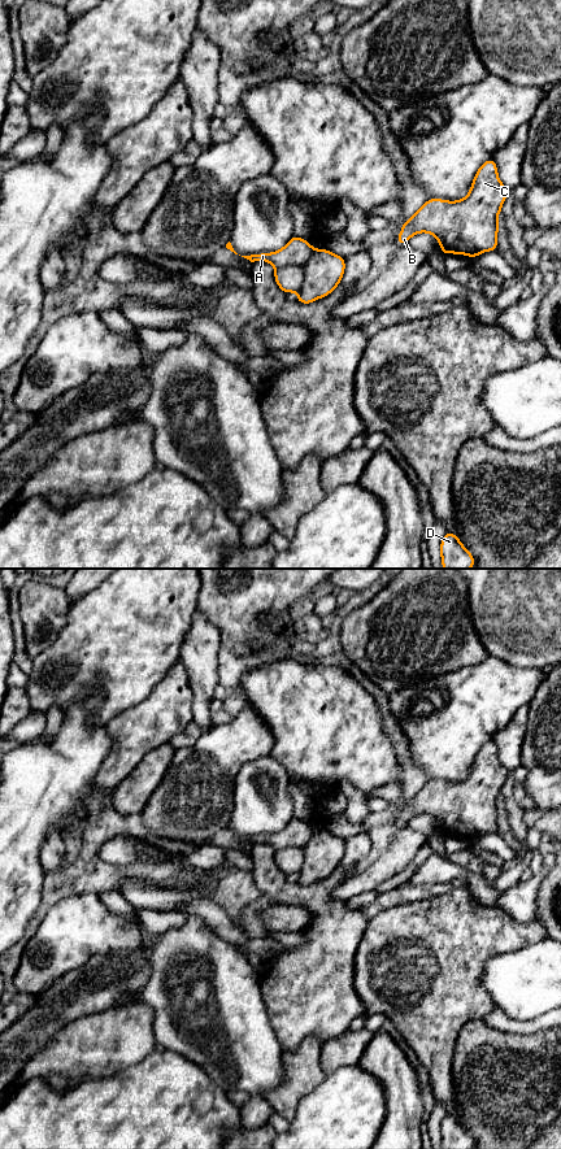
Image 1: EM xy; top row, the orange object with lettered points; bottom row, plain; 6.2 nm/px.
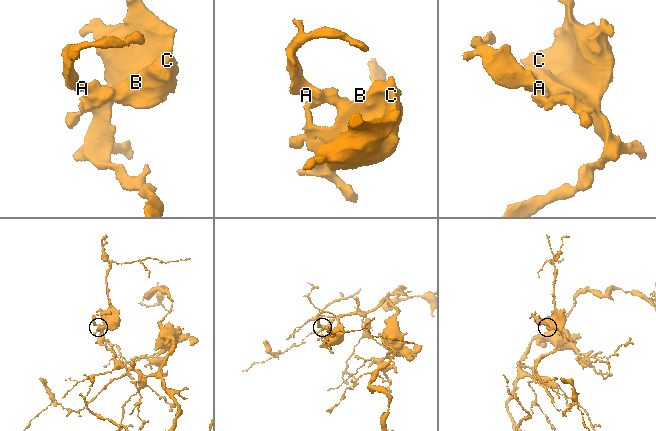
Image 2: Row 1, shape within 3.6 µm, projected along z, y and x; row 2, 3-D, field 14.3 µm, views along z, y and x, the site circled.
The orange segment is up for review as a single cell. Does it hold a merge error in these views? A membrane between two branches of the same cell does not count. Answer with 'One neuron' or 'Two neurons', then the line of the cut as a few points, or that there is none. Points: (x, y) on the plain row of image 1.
Two neurons. Split along xy (314, 831), (311, 839), (301, 847), (275, 849)

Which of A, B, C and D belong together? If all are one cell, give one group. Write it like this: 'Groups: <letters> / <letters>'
Groups: A / B C D

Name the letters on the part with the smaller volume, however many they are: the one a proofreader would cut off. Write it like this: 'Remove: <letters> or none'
Remove: A

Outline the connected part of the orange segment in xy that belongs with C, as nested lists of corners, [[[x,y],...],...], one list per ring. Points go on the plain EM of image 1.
[[[493,740],[487,741],[475,754],[469,776],[457,783],[429,780],[414,797],[403,805],[396,824],[406,826],[418,814],[427,814],[436,819],[443,837],[448,835],[465,836],[473,841],[488,832],[497,832],[497,797],[510,774],[497,757],[497,747]]]

